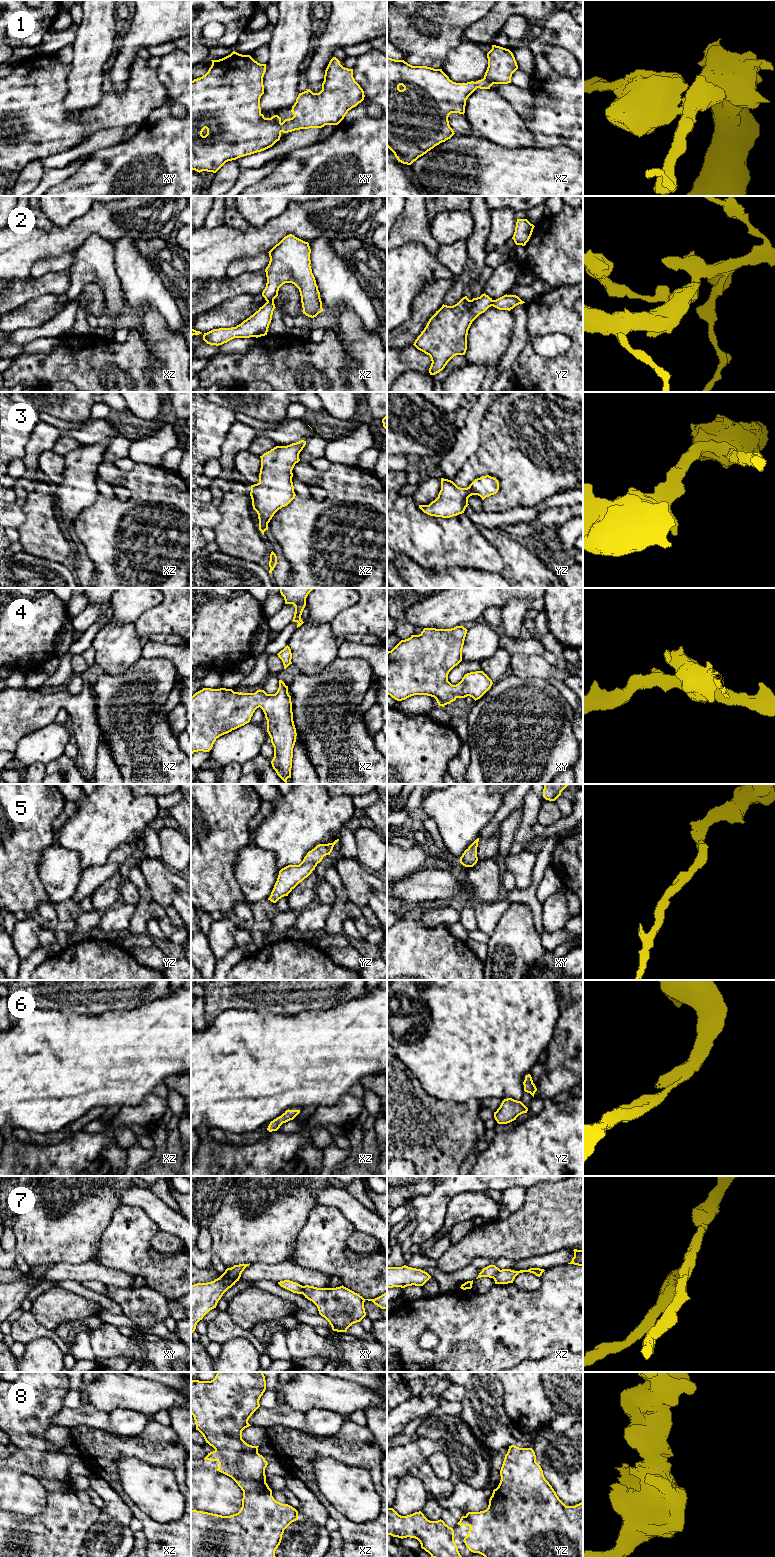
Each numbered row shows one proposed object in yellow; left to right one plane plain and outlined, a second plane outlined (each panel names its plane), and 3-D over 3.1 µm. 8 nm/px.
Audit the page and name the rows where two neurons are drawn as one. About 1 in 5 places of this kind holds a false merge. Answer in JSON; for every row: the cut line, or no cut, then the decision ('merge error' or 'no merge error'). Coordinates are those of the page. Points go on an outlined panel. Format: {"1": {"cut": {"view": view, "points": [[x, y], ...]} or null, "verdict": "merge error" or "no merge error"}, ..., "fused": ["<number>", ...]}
{"1": {"cut": null, "verdict": "no merge error"}, "2": {"cut": {"view": "xz", "points": [[273, 299], [267, 301]]}, "verdict": "merge error"}, "3": {"cut": null, "verdict": "no merge error"}, "4": {"cut": null, "verdict": "no merge error"}, "5": {"cut": null, "verdict": "no merge error"}, "6": {"cut": null, "verdict": "no merge error"}, "7": {"cut": {"view": "xz", "points": [[499, 1269], [492, 1277]]}, "verdict": "merge error"}, "8": {"cut": null, "verdict": "no merge error"}, "fused": ["2", "7"]}

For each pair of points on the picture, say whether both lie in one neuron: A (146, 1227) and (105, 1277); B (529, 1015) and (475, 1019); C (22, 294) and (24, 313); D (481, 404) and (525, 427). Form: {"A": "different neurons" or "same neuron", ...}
{"A": "different neurons", "B": "same neuron", "C": "different neurons", "D": "different neurons"}

